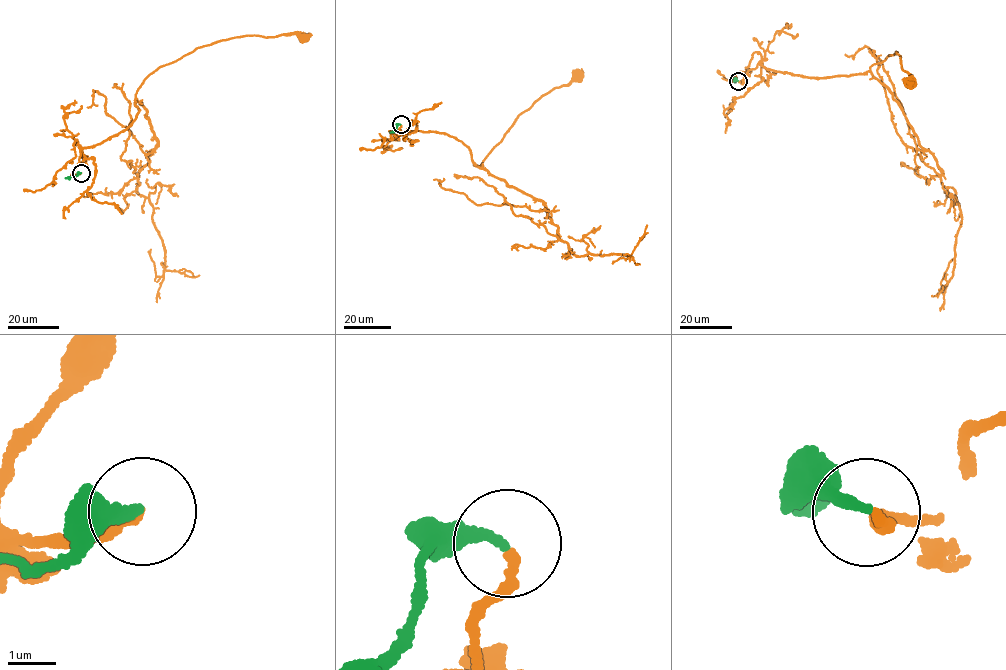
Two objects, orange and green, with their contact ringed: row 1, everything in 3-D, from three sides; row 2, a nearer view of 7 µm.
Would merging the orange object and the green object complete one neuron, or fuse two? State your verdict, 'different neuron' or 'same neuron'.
same neuron

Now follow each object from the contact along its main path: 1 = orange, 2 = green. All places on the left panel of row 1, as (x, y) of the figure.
1: (81, 173), (73, 173), (80, 149), (131, 125), (138, 88), (159, 68), (236, 37), (301, 37)
2: (81, 173), (65, 178)

